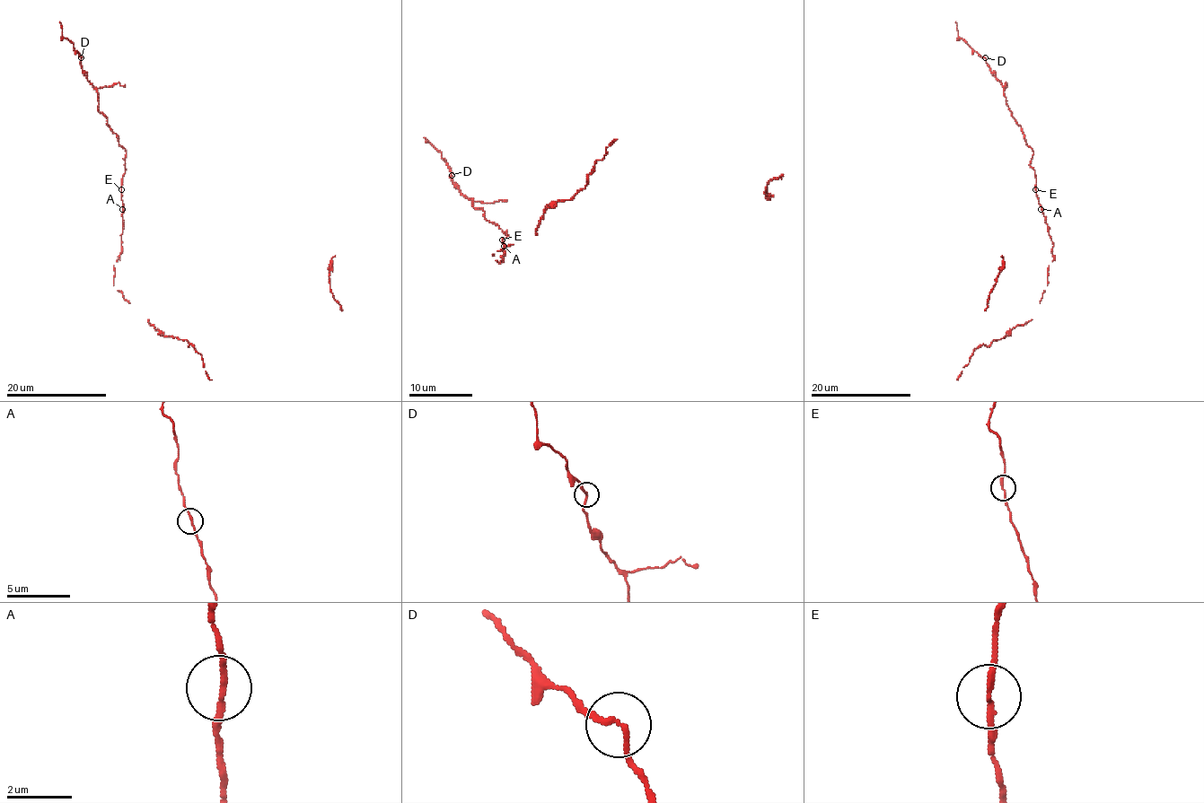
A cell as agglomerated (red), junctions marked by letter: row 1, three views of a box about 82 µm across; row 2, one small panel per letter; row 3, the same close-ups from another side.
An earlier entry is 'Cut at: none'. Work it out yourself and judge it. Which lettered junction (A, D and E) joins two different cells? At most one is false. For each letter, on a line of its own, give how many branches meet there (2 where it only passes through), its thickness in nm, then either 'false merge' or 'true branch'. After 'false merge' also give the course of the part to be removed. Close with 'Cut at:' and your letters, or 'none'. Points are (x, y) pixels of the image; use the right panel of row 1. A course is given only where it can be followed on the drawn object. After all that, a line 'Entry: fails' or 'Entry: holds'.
A: 2 branches meet; 160 nm thick; true branch
D: 2 branches meet; 160 nm thick; true branch
E: 2 branches meet; 180 nm thick; true branch
Cut at: none
Entry: holds

